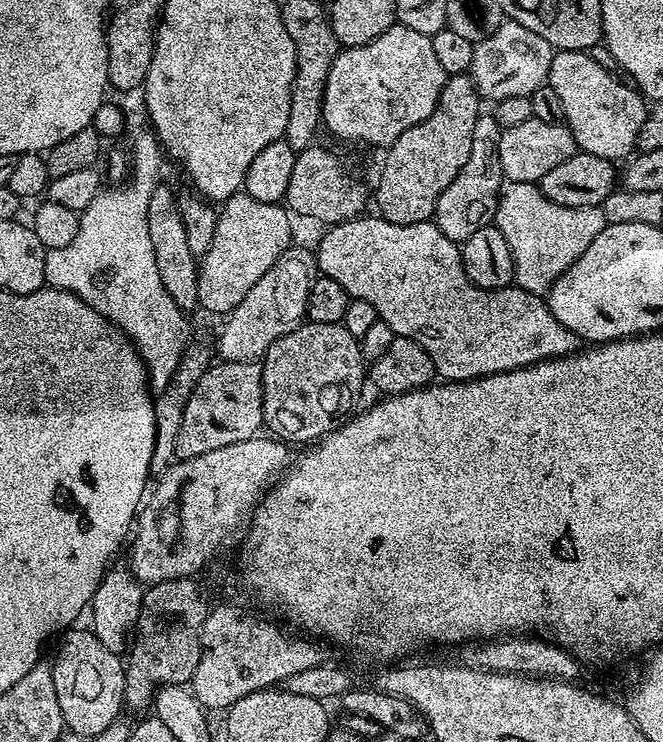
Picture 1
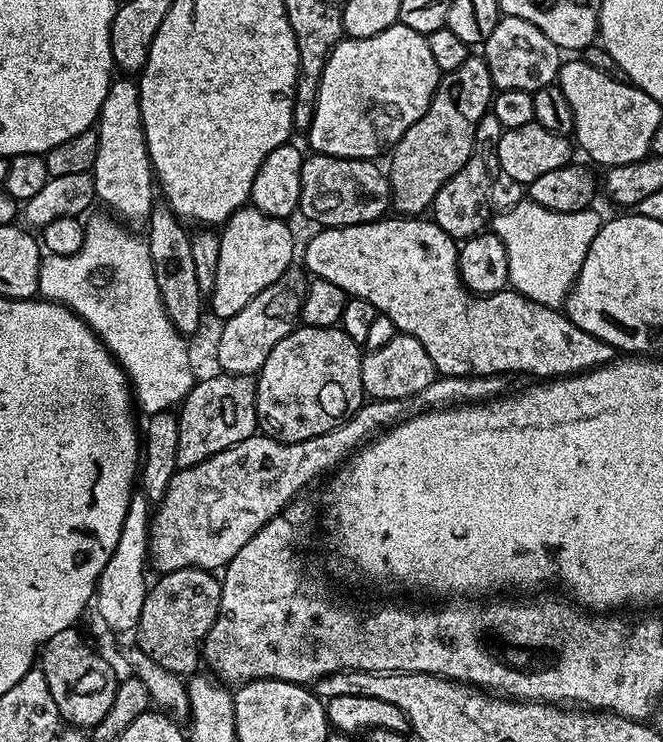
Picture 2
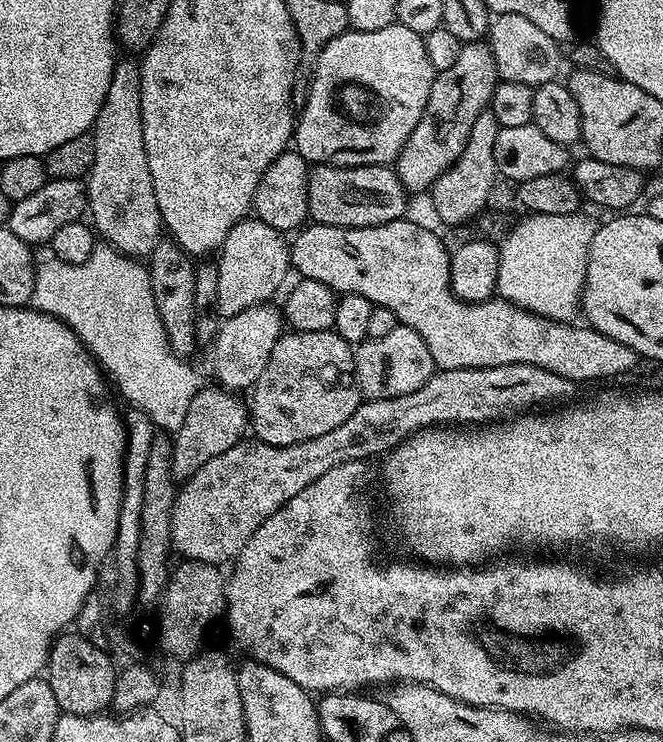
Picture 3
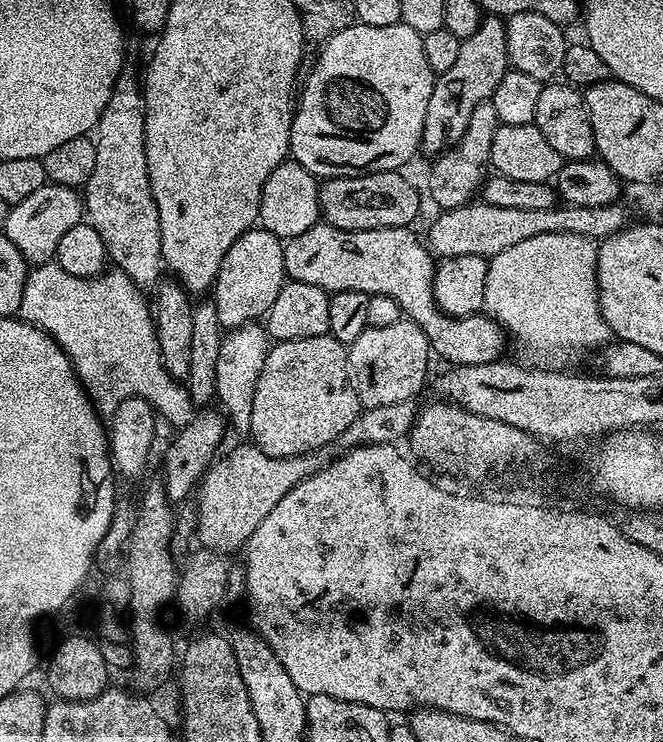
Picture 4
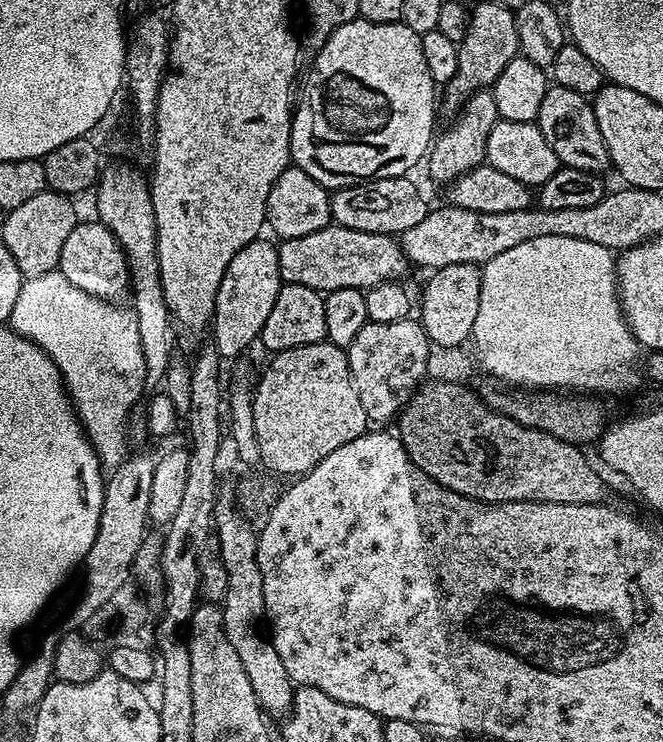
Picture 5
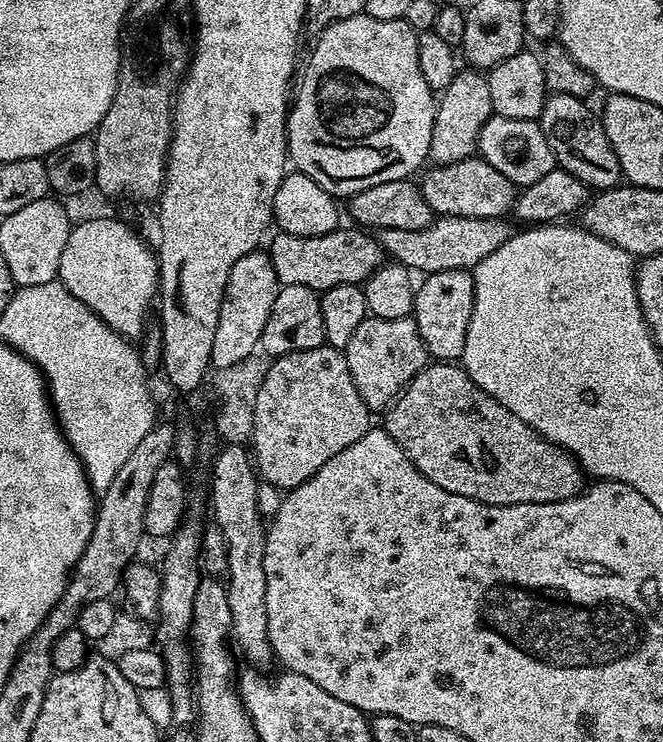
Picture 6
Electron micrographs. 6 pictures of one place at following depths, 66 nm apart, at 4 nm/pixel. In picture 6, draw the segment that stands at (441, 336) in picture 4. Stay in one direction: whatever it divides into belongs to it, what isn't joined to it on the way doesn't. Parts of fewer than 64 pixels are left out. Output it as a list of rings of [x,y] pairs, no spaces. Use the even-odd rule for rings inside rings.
[[[337,226],[330,234],[321,236],[299,236],[277,231],[271,237],[270,255],[274,274],[278,274],[281,285],[306,286],[316,293],[343,284],[363,285],[364,281],[380,267],[386,253],[375,235],[356,228]]]

